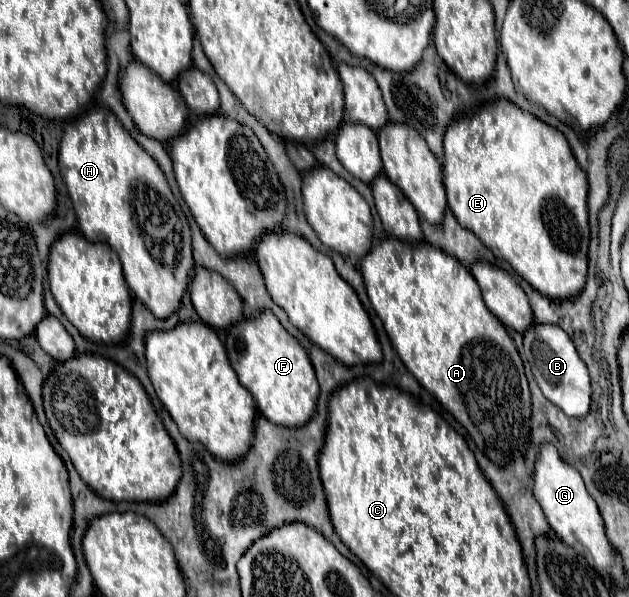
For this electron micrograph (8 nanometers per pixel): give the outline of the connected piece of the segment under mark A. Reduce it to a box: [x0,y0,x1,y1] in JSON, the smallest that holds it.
[361,238,531,466]

